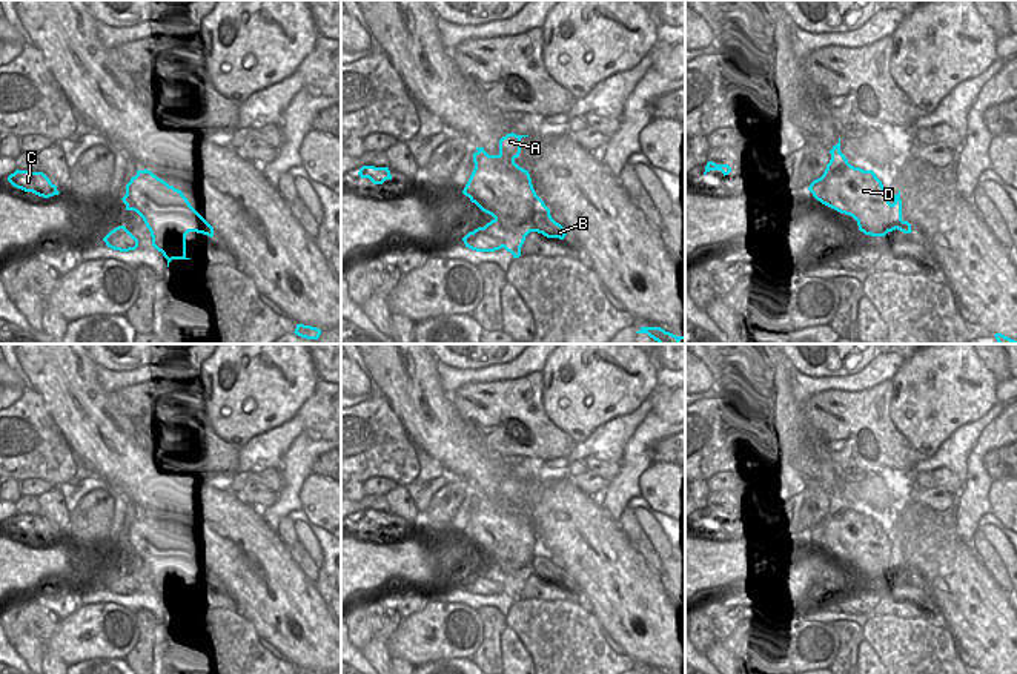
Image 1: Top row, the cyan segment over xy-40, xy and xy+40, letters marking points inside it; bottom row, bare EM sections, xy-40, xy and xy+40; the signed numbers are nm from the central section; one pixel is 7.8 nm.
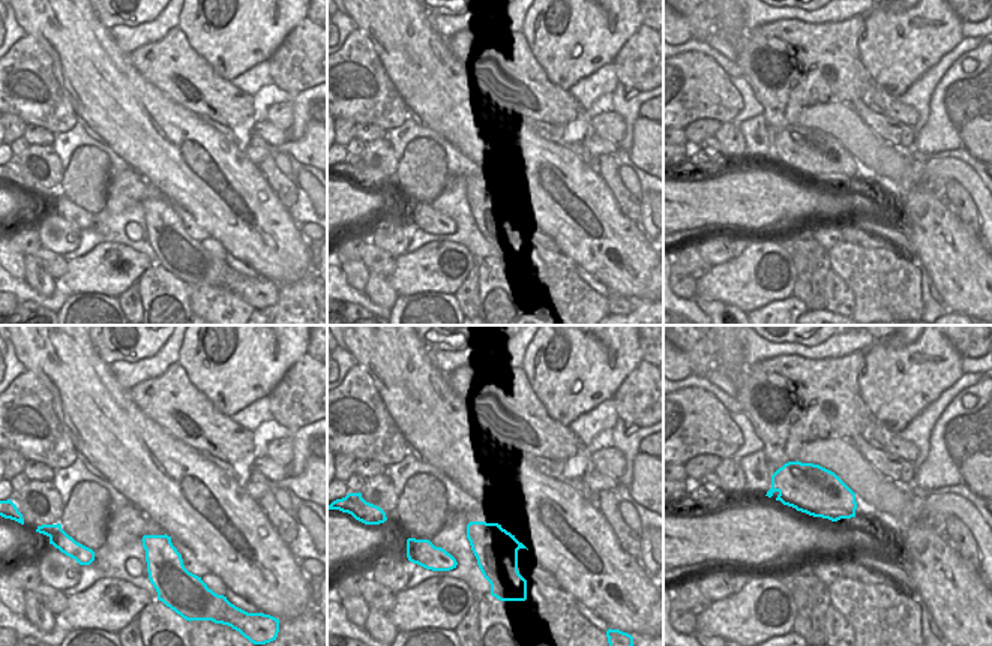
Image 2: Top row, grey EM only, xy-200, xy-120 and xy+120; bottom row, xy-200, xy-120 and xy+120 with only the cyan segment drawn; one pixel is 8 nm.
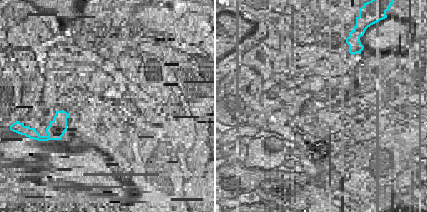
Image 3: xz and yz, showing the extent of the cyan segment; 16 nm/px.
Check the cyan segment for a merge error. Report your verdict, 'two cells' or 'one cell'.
two cells

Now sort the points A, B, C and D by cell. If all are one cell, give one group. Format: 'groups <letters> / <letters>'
groups A B D / C

